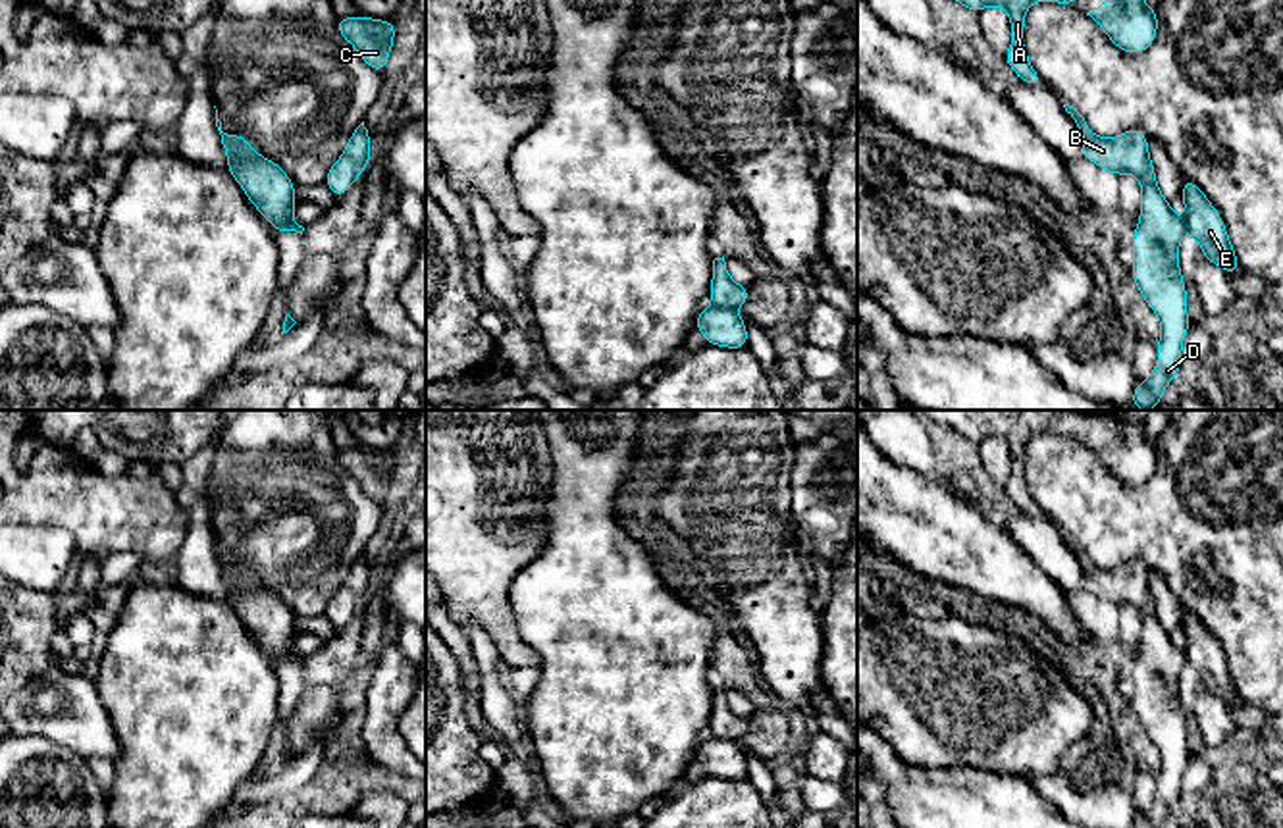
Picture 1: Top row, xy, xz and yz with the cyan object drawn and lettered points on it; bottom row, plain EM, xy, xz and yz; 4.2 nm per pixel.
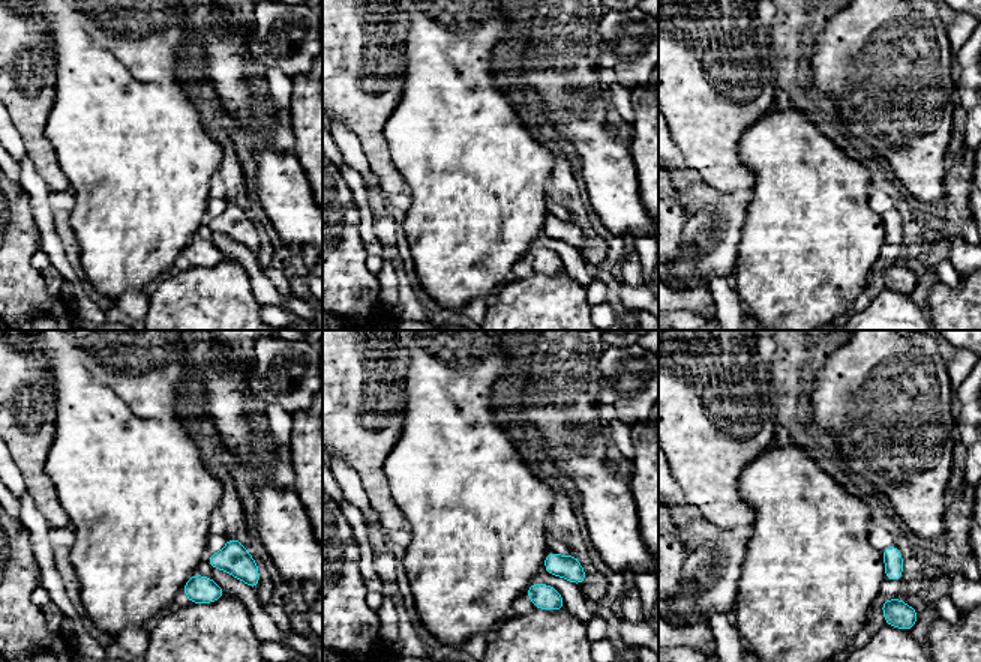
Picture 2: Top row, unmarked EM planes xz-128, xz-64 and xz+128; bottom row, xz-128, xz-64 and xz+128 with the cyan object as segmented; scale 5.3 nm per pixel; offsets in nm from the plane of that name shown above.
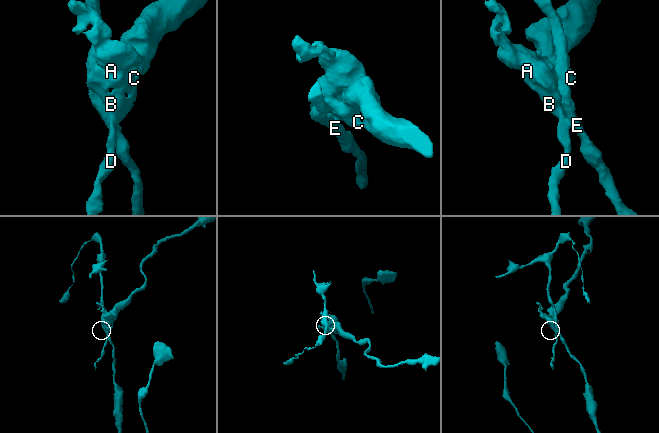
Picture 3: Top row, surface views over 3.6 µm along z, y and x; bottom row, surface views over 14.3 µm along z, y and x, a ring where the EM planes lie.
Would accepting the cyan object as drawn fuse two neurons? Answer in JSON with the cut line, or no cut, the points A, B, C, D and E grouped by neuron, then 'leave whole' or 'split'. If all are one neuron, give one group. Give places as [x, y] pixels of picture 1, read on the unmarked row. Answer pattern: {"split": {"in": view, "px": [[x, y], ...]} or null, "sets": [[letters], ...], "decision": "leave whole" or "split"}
{"split": {"in": "xz", "px": [[713, 736], [733, 742]]}, "sets": [["A", "B", "C", "D"], ["E"]], "decision": "split"}

